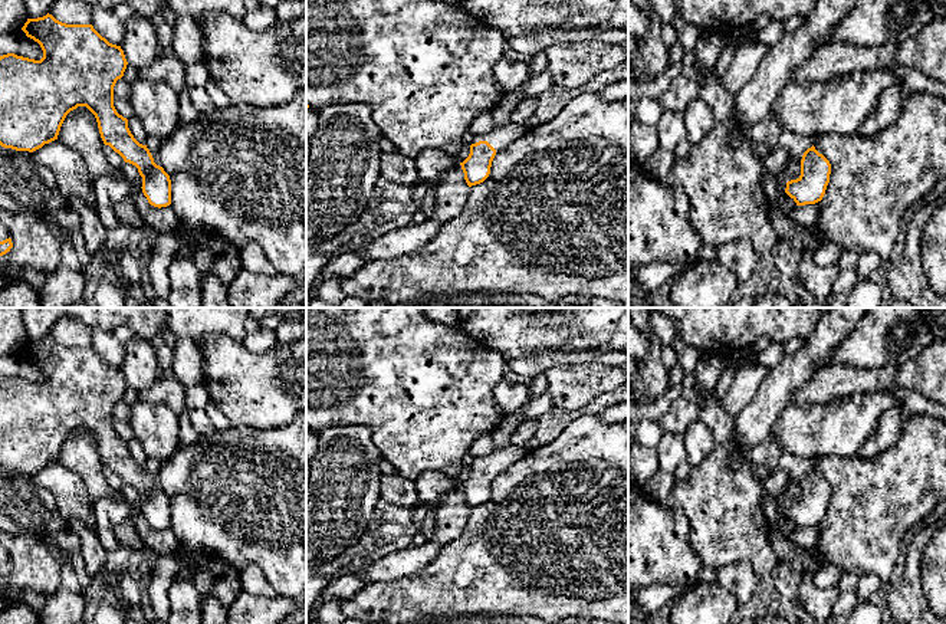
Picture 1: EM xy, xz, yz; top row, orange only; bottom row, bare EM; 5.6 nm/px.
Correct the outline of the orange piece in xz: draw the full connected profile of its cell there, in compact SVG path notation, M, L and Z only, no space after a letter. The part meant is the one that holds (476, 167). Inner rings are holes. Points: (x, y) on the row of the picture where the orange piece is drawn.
M509 121L495 127L490 132L474 135L469 157L460 162L469 187L483 183L489 174L495 155L528 132L526 125Z

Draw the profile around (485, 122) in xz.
M492 109L482 112L469 127L473 135L483 135L496 127Z

